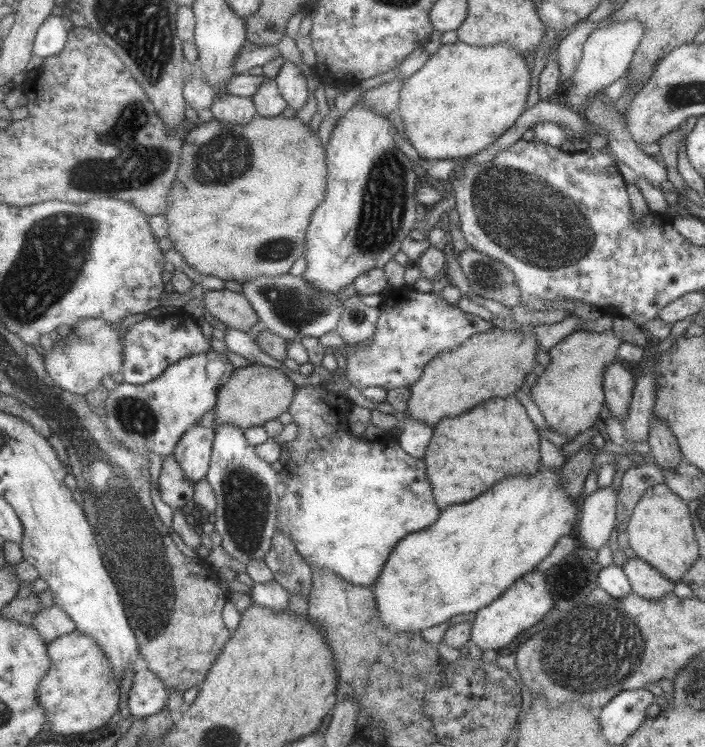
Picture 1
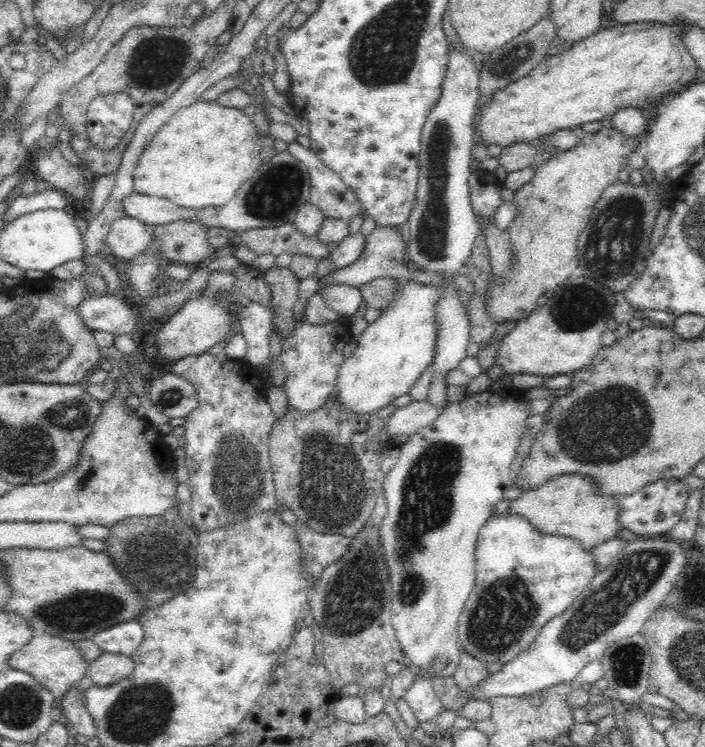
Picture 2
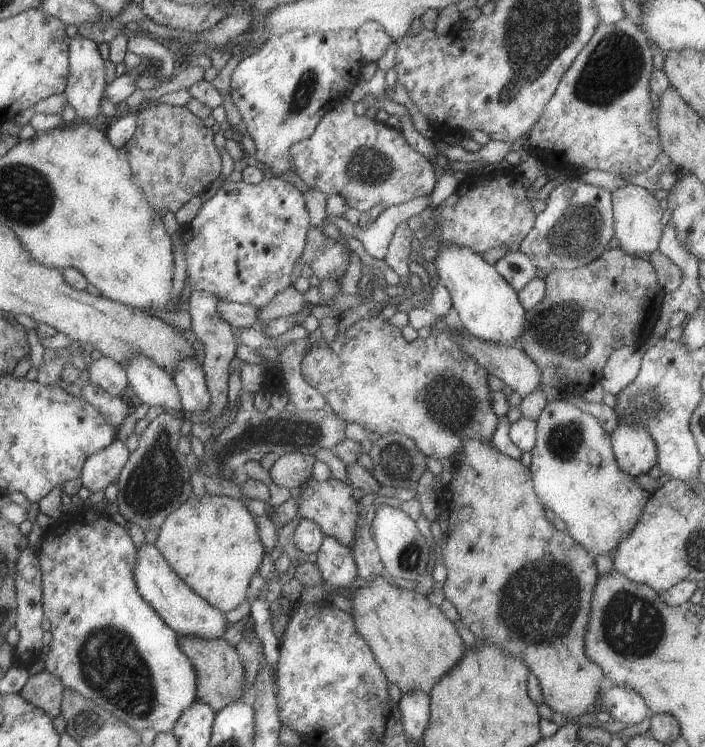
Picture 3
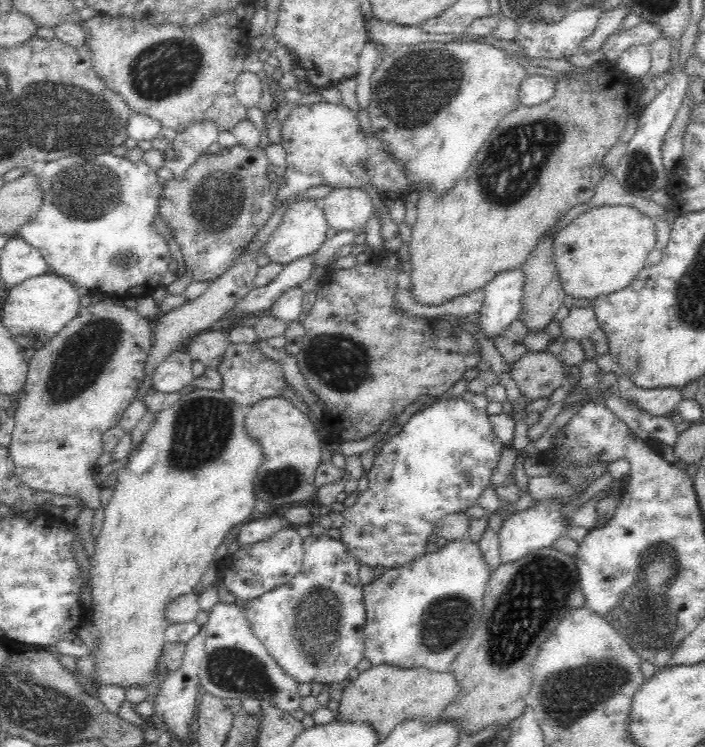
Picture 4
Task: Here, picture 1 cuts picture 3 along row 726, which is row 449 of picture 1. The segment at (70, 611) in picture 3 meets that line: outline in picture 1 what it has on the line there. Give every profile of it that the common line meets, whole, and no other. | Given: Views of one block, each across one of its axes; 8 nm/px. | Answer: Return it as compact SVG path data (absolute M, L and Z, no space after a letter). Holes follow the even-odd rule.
M210 349L200 354L181 358L170 364L158 378L146 384L120 383L106 399L106 417L102 417L108 430L126 448L144 455L156 453L162 458L173 454L176 443L189 426L199 423L205 412L214 409L221 386L230 380L235 371L228 357ZM210 360L221 360L225 364L224 374L218 379L208 376L206 364Z

